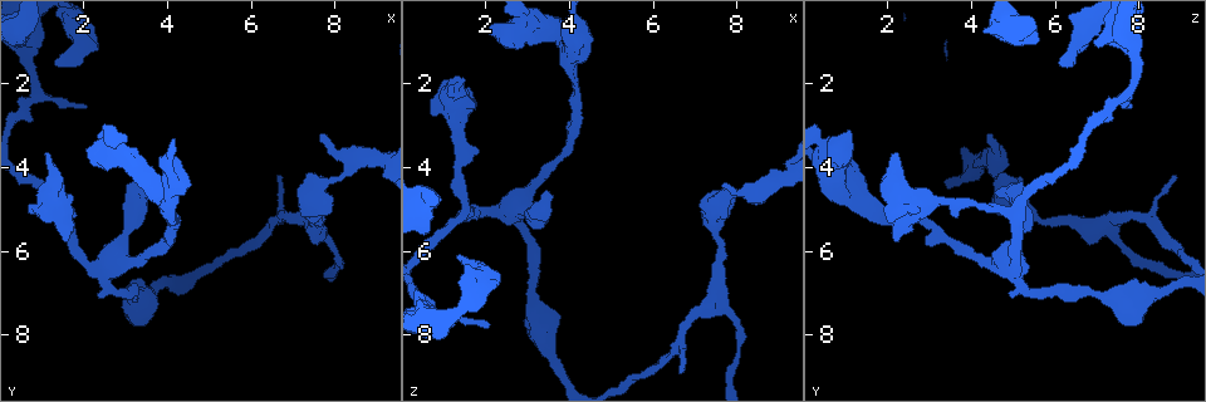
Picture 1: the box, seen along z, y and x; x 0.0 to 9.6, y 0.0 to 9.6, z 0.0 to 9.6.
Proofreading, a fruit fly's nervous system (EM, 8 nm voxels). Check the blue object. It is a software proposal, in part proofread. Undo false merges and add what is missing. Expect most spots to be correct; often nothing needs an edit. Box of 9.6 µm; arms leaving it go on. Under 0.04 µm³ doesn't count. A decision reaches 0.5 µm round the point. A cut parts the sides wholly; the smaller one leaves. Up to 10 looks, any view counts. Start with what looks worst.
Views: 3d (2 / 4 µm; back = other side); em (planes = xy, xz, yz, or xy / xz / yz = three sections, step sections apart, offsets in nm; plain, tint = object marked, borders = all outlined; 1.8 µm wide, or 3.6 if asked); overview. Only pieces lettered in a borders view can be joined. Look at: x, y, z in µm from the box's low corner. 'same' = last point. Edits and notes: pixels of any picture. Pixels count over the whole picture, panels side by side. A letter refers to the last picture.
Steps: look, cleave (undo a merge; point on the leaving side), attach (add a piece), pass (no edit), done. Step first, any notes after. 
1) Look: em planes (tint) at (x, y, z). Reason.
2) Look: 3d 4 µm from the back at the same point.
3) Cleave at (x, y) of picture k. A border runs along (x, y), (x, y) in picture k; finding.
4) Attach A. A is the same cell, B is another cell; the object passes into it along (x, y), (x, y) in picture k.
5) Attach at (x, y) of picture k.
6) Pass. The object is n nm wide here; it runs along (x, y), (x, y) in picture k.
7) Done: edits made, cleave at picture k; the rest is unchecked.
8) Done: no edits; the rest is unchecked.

Look: 3d 4 µm at (3.95, 4.65, 1.15). Sudden change in width.

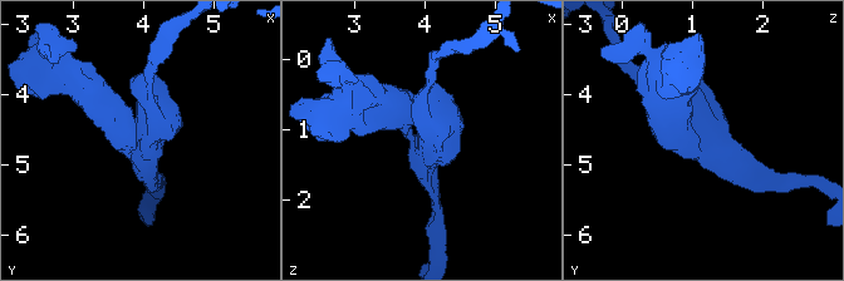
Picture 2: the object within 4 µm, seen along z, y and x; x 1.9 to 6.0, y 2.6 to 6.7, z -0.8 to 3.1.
Look: em 3.6 µm xy step 8 (tint) at (4.00, 4.70, 1.10). Need the tissue.

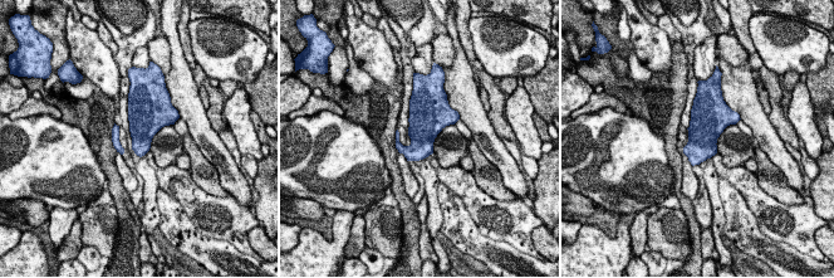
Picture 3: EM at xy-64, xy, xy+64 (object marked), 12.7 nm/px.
Look: em 3.6 µm planes (borders) at the same point.

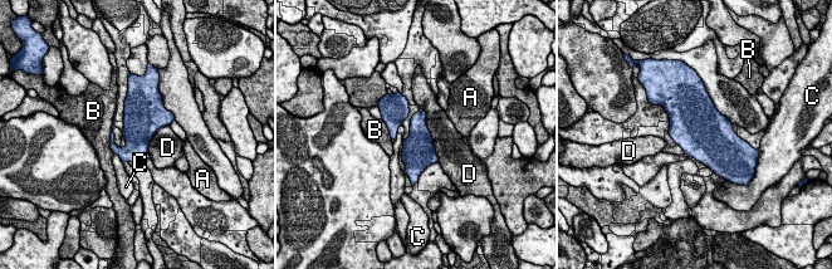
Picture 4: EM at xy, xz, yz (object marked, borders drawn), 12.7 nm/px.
Pass. The longest contact is with D, 750 nm; A, B, C and D are other cells; all the same neuron.

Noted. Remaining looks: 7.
Look: 3d 4 µm at (2.10, 2.60, 7.85). An open end.

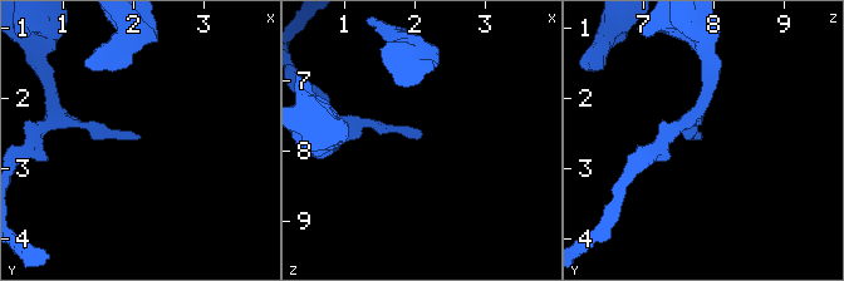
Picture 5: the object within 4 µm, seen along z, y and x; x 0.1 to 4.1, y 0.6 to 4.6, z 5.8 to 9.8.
Look: em planes (borders) at (2.10, 2.60, 7.80). Need the tissue.

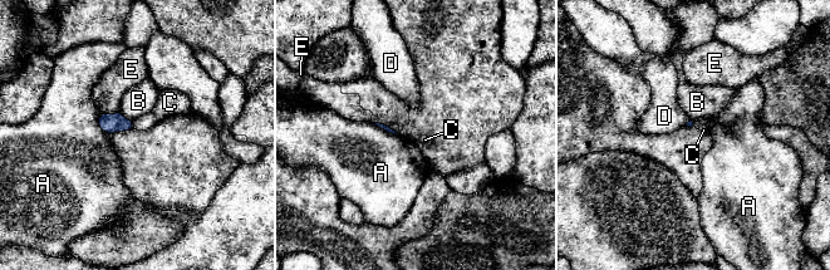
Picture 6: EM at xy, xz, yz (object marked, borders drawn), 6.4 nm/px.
Pass. A, B, C, D and E are other cells; a border runs along (131, 122), (132, 127) in picture 6; none of them fits.

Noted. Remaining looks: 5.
Look: em planes (plain) at (1.35, 1.60, 6.15). An open end.

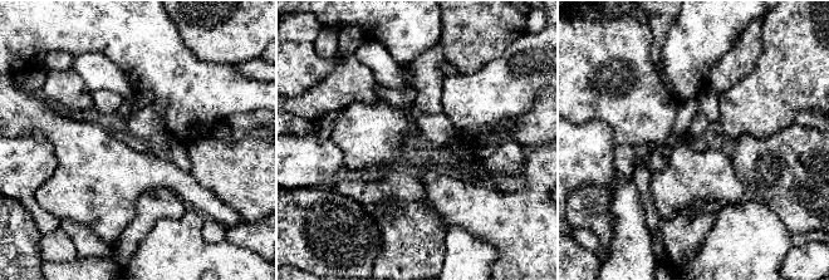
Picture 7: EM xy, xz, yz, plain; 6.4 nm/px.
Look: em planes (borders) at the same point.

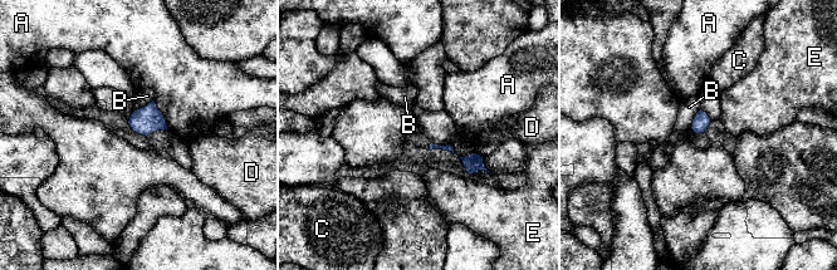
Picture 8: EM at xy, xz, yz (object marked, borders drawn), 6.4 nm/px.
Pass. A, B, C, D and E are other cells; a border runs along (700, 108), (690, 127) in picture 8; no lettered piece goes on from it.

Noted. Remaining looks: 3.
Look: 3d 4 µm at (6.60, 4.20, 8.80). Tapers out.

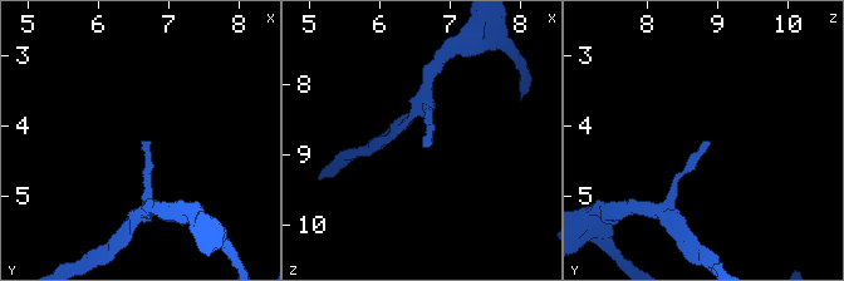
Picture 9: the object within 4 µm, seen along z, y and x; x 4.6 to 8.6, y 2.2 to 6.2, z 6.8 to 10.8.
Look: em planes (borders) at (6.65, 4.20, 8.80).

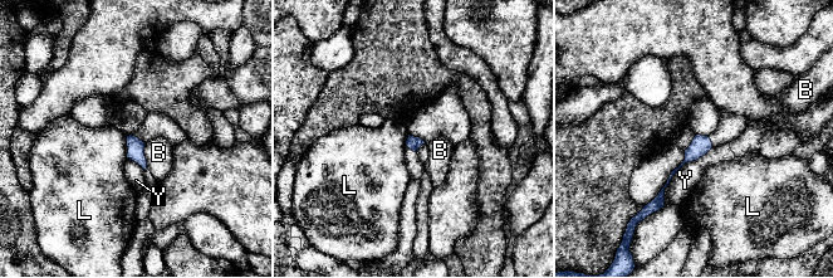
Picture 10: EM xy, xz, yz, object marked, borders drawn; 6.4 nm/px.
Pass. The longest contact is with Y, 480 nm; B, L and Y are other cells; a border runs along (408, 135), (405, 145) in picture 10; no lettered piece goes on from it.

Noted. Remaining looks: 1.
Done: no edits; the rest is unchecked.

